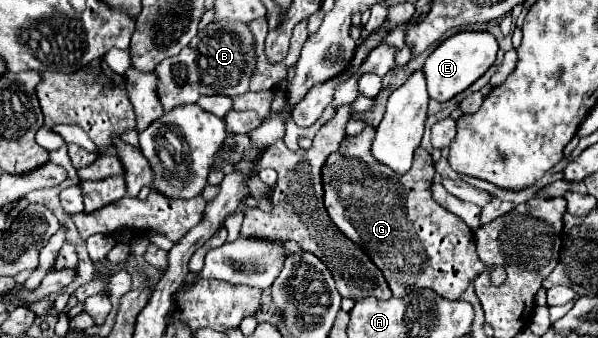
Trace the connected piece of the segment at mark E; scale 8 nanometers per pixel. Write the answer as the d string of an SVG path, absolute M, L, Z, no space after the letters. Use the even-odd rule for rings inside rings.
M463 31L449 39L445 39L425 61L423 73L427 79L429 99L449 101L457 93L465 91L471 83L475 83L495 61L499 45L495 37L487 31Z

